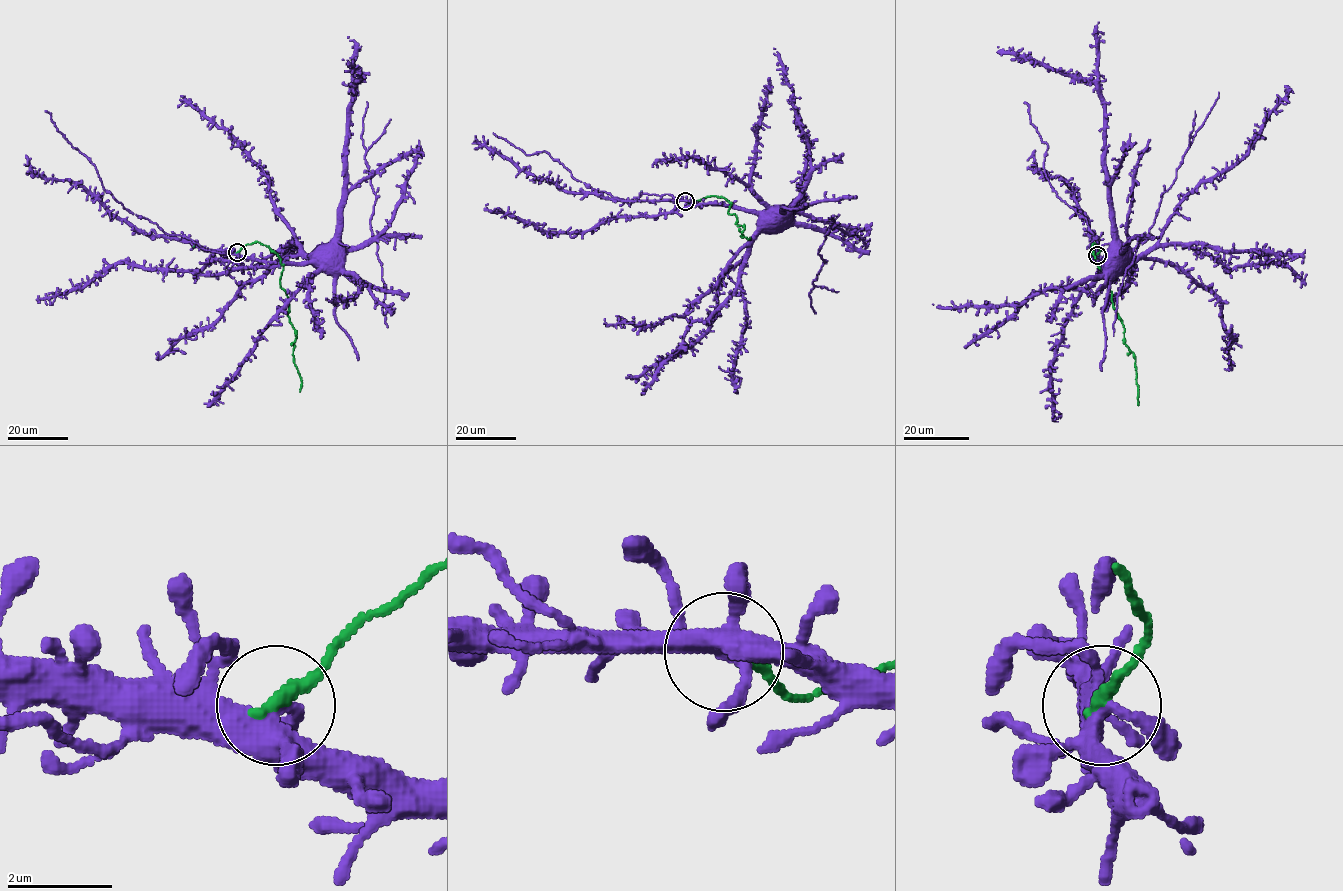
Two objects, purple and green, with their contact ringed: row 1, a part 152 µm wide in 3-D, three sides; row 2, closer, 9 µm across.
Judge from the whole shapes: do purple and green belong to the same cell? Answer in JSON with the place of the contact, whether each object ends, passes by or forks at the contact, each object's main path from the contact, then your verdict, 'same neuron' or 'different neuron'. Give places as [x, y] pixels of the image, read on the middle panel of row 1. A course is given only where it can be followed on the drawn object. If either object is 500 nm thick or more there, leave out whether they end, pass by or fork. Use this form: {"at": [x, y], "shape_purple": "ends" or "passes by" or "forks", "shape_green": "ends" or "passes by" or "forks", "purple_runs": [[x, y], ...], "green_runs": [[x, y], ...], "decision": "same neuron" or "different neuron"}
{"at": [685, 201], "shape_purple": "forks", "shape_green": "ends", "purple_runs": [[685, 201], [776, 212]], "green_runs": [[685, 201], [723, 197], [731, 205], [728, 213], [743, 226], [741, 236], [748, 239]], "decision": "same neuron"}

